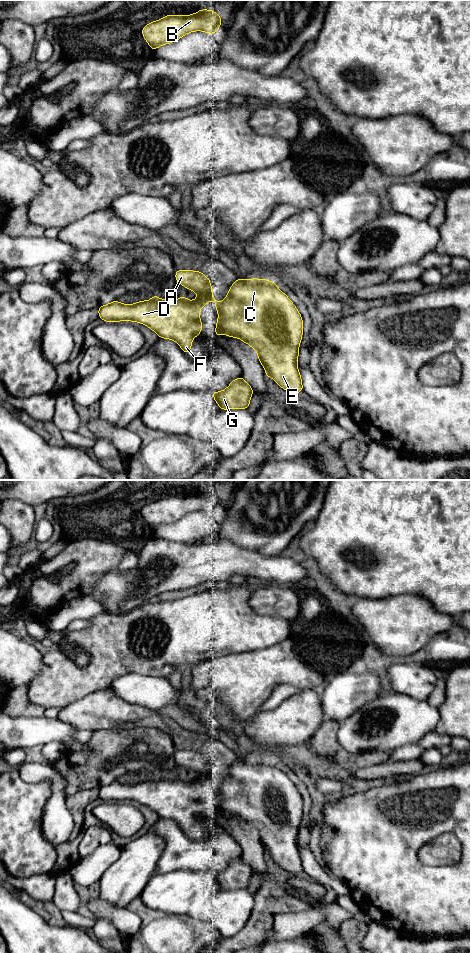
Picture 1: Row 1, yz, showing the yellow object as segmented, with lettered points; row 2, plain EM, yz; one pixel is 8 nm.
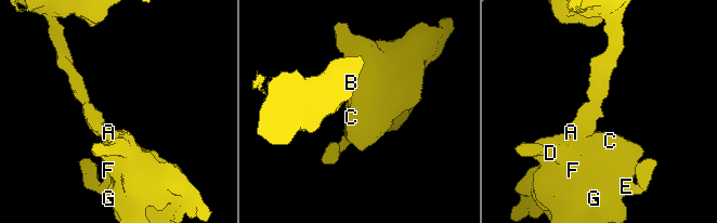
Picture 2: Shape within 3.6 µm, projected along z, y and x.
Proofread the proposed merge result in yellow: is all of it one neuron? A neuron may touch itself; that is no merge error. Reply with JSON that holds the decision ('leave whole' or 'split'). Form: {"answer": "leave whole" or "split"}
{"answer": "leave whole"}

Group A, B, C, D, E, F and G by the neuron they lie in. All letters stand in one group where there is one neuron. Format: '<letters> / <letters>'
A B C D E F G

